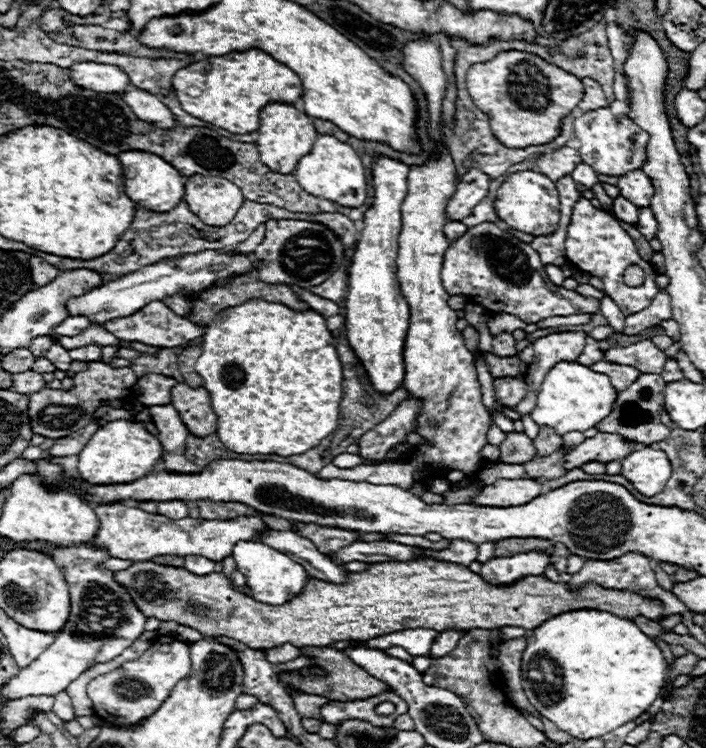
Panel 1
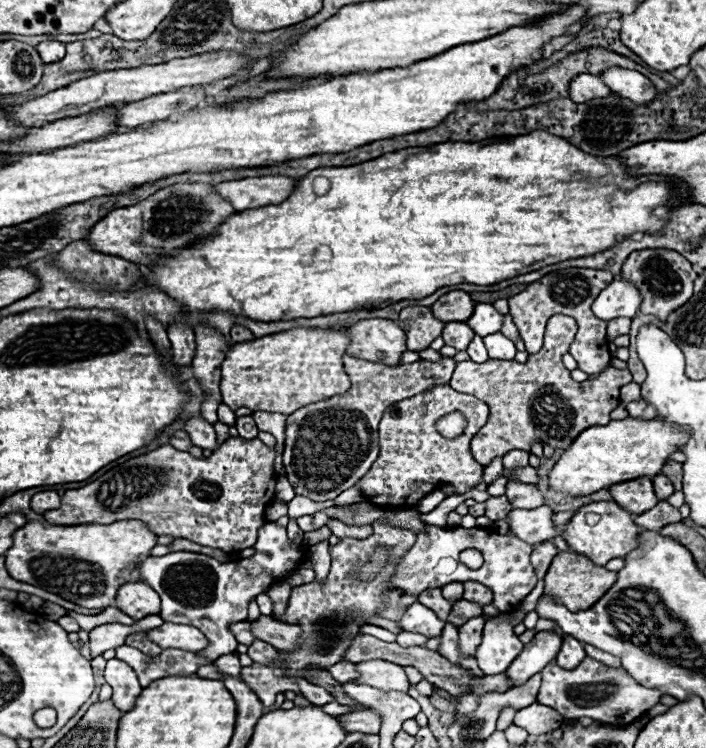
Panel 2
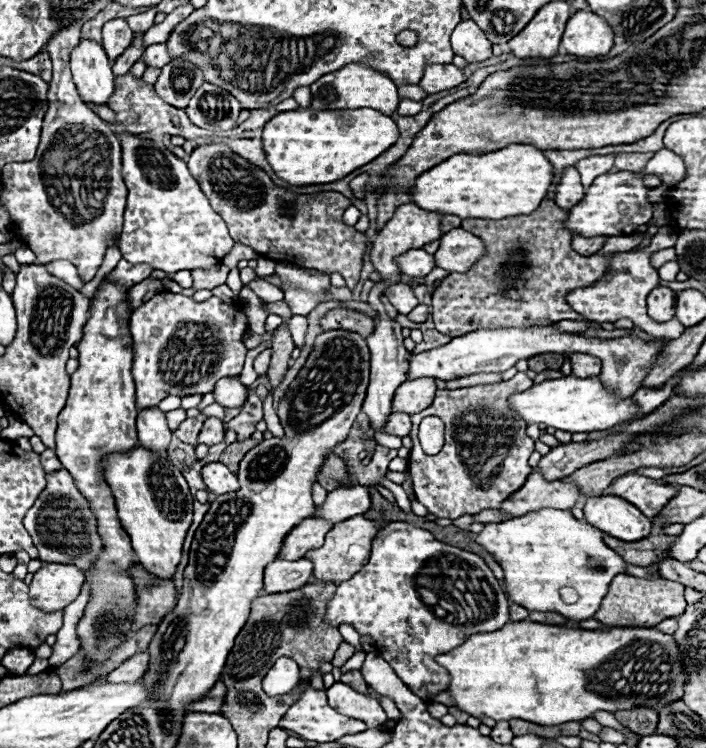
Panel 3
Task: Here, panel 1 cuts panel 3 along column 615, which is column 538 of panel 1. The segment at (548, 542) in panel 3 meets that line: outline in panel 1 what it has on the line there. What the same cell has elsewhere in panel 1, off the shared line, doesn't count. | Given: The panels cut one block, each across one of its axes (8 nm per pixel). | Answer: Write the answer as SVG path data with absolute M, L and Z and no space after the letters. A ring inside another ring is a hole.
M544 552L514 554L508 558L492 558L492 560L484 562L480 576L486 582L492 582L496 586L510 586L526 576L542 576L544 578L548 564L550 564L550 556Z

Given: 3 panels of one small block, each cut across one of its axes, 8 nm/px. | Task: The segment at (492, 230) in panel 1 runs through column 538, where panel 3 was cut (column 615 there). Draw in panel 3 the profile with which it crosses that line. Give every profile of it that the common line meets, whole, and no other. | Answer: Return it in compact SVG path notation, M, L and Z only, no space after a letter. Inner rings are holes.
M662 226L646 250L616 254L612 264L610 264L608 274L588 288L572 290L566 296L568 304L578 314L586 316L592 322L616 322L620 318L630 318L640 330L644 330L646 334L650 334L654 338L678 338L678 336L682 336L686 332L686 328L680 322L670 320L666 324L660 324L660 322L654 322L652 318L648 318L648 314L646 314L646 296L648 296L648 292L652 292L658 286L658 272L650 266L648 258L652 252L662 250L662 248L672 248L674 244L676 244L676 232L670 230L668 226Z

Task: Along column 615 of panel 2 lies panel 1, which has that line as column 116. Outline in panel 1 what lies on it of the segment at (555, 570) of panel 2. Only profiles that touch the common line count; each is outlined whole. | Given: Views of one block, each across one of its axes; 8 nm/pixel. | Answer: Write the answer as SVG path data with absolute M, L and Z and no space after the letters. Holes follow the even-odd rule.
M434 560L370 564L362 572L348 572L344 584L308 578L304 590L282 606L256 602L252 596L238 592L222 572L196 576L184 568L134 562L128 570L116 572L114 580L126 586L136 608L146 618L154 616L162 622L178 622L212 638L234 638L246 642L246 646L254 646L254 650L274 648L286 642L294 646L328 646L336 640L368 640L412 628L444 632L518 626L534 630L552 616L582 608L604 610L622 618L642 614L650 620L662 620L662 604L634 592L606 590L596 584L574 588L534 576L522 578L514 586L490 586L466 566L450 566Z

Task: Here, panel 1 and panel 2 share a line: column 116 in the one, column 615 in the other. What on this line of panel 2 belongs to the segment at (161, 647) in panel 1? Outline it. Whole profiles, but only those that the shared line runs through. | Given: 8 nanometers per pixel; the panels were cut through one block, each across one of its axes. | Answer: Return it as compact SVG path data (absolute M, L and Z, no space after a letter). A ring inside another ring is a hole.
M586 656L574 670L562 670L556 666L556 662L550 662L544 668L544 678L536 702L558 710L564 720L578 720L582 716L588 716L598 722L626 726L648 712L654 704L658 704L660 696L660 690L640 686L624 668L610 668Z

